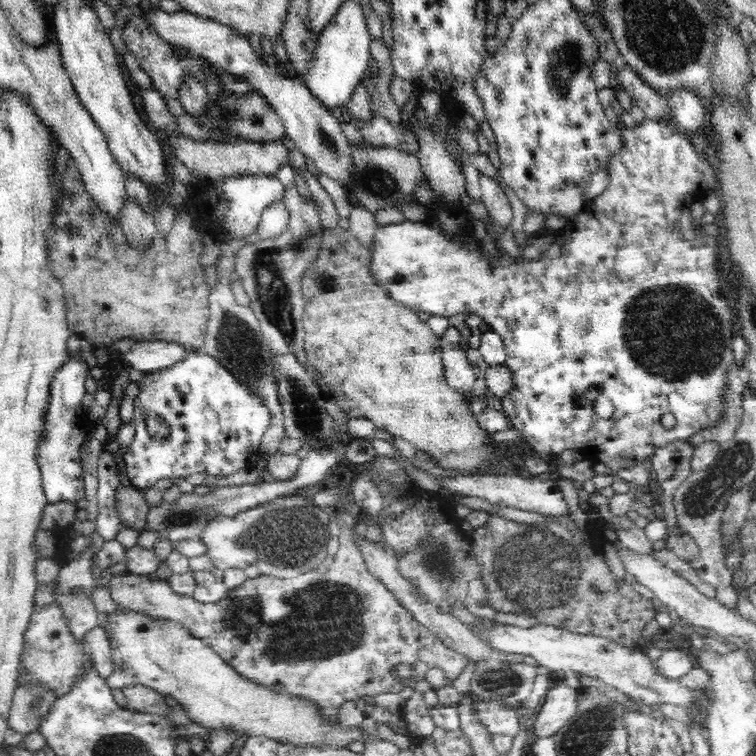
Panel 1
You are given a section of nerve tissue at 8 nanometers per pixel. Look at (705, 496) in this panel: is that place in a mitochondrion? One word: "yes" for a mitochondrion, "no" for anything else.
yes

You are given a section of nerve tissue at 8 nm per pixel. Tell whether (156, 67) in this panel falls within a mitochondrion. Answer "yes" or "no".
no

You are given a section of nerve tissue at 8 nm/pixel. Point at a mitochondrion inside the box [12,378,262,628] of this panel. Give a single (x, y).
(188, 515)

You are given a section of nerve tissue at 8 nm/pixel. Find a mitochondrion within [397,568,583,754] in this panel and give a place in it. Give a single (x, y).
(495, 681)

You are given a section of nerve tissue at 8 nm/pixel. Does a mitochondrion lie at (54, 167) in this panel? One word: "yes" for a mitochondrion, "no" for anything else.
no

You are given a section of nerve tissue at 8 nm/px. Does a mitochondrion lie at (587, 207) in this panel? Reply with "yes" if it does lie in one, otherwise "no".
no

